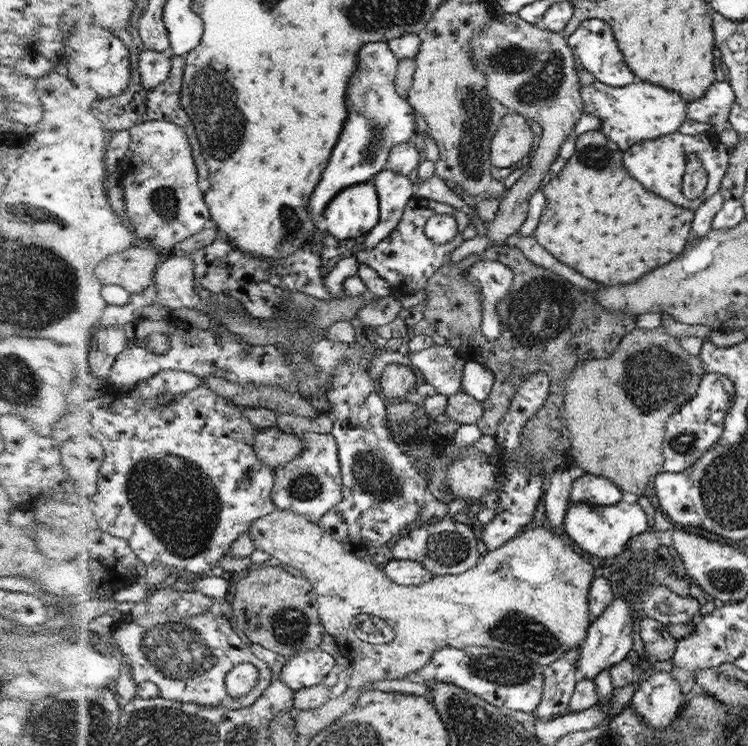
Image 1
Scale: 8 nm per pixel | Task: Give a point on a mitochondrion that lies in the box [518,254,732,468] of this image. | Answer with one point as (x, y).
(652, 377)

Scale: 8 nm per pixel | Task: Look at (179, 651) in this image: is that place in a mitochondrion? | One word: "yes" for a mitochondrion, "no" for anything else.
yes

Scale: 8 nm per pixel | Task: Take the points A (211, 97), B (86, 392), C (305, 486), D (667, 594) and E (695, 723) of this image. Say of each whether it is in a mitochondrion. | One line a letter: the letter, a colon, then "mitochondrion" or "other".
A: mitochondrion
B: other
C: mitochondrion
D: other
E: mitochondrion

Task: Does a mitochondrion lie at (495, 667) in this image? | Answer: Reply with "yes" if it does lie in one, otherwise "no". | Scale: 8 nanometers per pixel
yes

